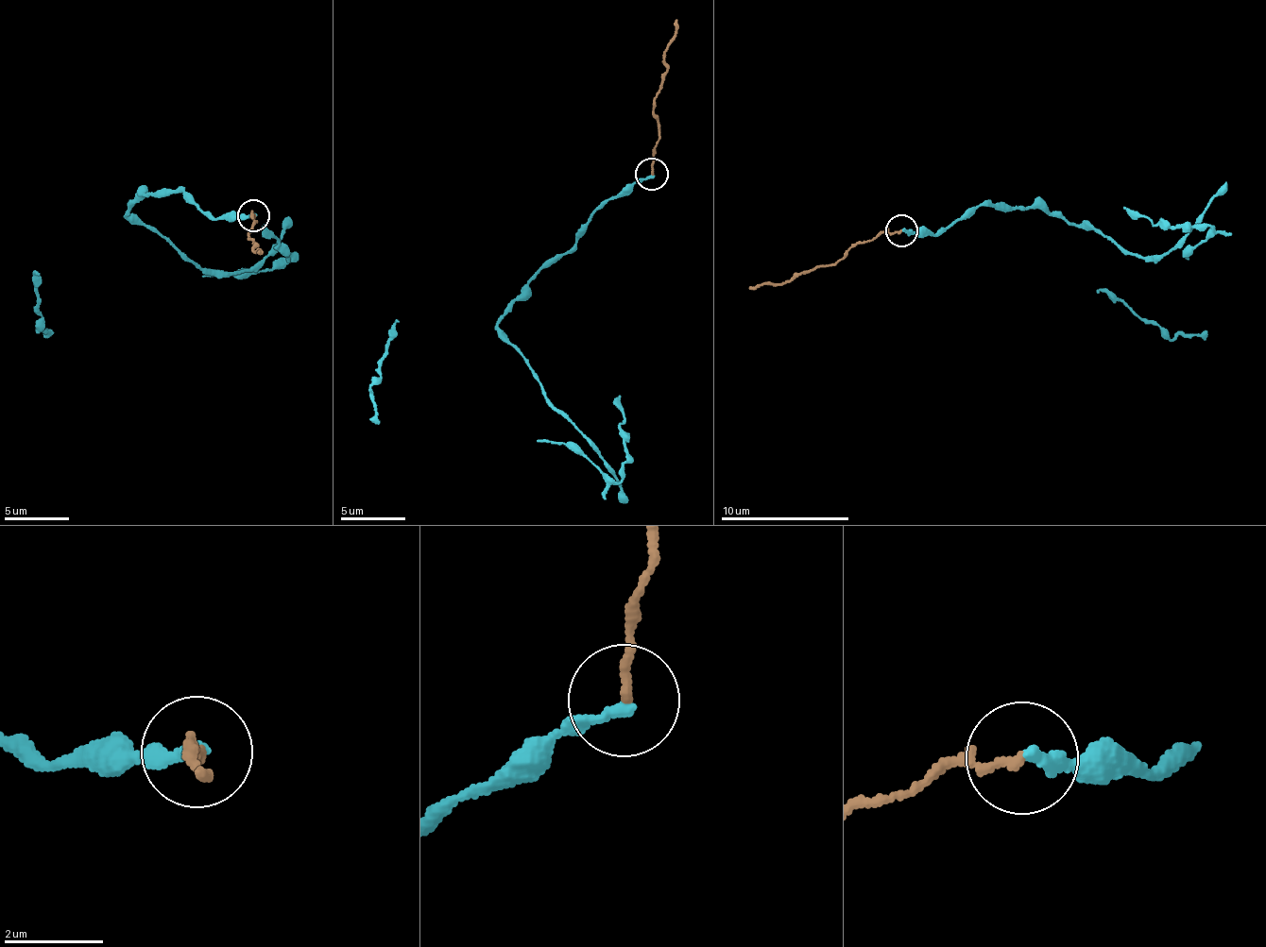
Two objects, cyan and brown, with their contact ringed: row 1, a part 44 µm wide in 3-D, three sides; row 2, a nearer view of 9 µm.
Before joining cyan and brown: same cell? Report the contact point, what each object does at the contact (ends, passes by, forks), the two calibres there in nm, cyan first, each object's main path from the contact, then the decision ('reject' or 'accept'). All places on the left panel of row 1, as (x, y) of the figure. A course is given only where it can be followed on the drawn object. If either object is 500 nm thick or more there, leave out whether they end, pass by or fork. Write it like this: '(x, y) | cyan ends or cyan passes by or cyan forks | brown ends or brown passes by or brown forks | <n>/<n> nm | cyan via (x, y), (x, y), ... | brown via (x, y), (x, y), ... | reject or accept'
(253, 215) | cyan ends | brown ends | 240/180 nm | cyan via (254, 214), (210, 220), (182, 191), (138, 196), (128, 216), (199, 267), (238, 274), (292, 258), (265, 223) | brown via (254, 214), (248, 214), (256, 222), (254, 221), (247, 234), (258, 248), (251, 249), (260, 254) | reject

